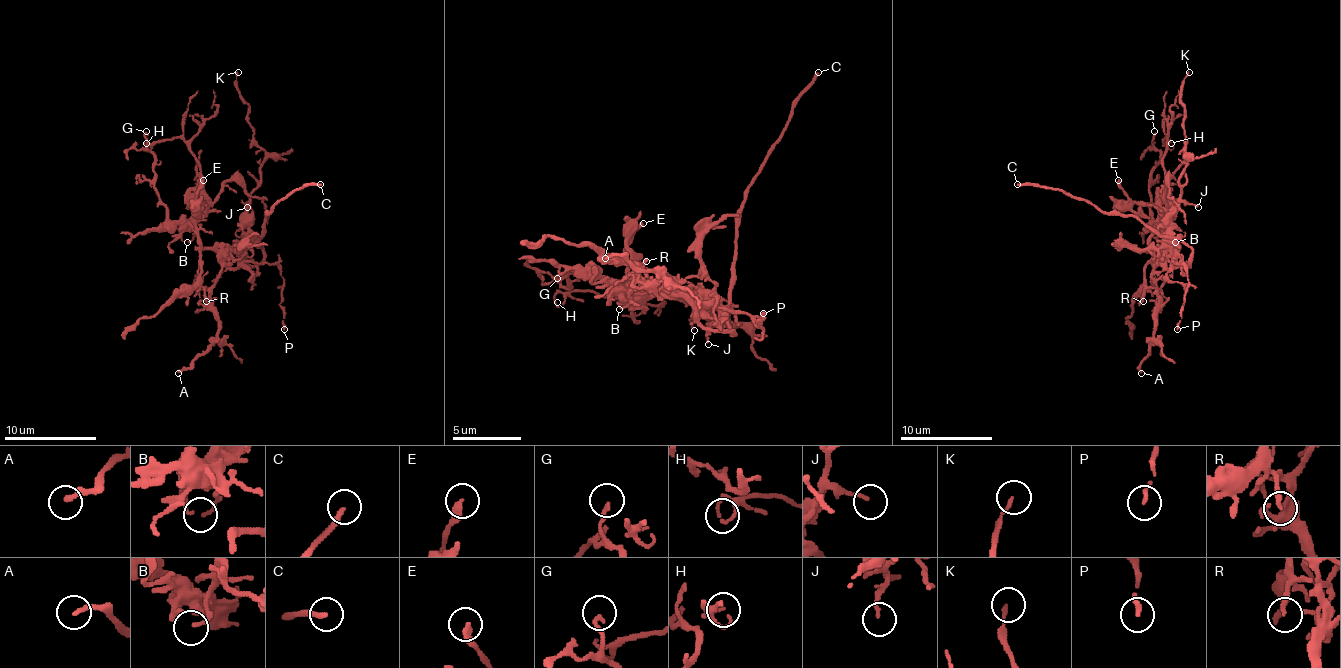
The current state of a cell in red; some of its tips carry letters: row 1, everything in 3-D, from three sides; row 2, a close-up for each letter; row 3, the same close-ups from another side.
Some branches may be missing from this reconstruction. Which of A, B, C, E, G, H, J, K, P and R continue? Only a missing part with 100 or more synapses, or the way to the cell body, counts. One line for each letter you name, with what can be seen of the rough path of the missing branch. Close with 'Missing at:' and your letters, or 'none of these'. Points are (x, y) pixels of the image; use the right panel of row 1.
C: (1017, 184), (987, 182), (950, 226), (952, 258), (932, 267), (918, 253), (897, 143)
Missing at: C

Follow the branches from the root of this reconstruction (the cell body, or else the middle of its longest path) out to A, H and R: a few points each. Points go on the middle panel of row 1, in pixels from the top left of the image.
A: (687, 292), (677, 292), (663, 282), (653, 285), (663, 278), (653, 271), (639, 271), (619, 254), (605, 258)
H: (687, 292), (646, 289), (636, 271), (636, 295), (560, 292), (553, 299), (557, 302)
R: (687, 292), (677, 292), (670, 285), (650, 282), (646, 278), (646, 261)

